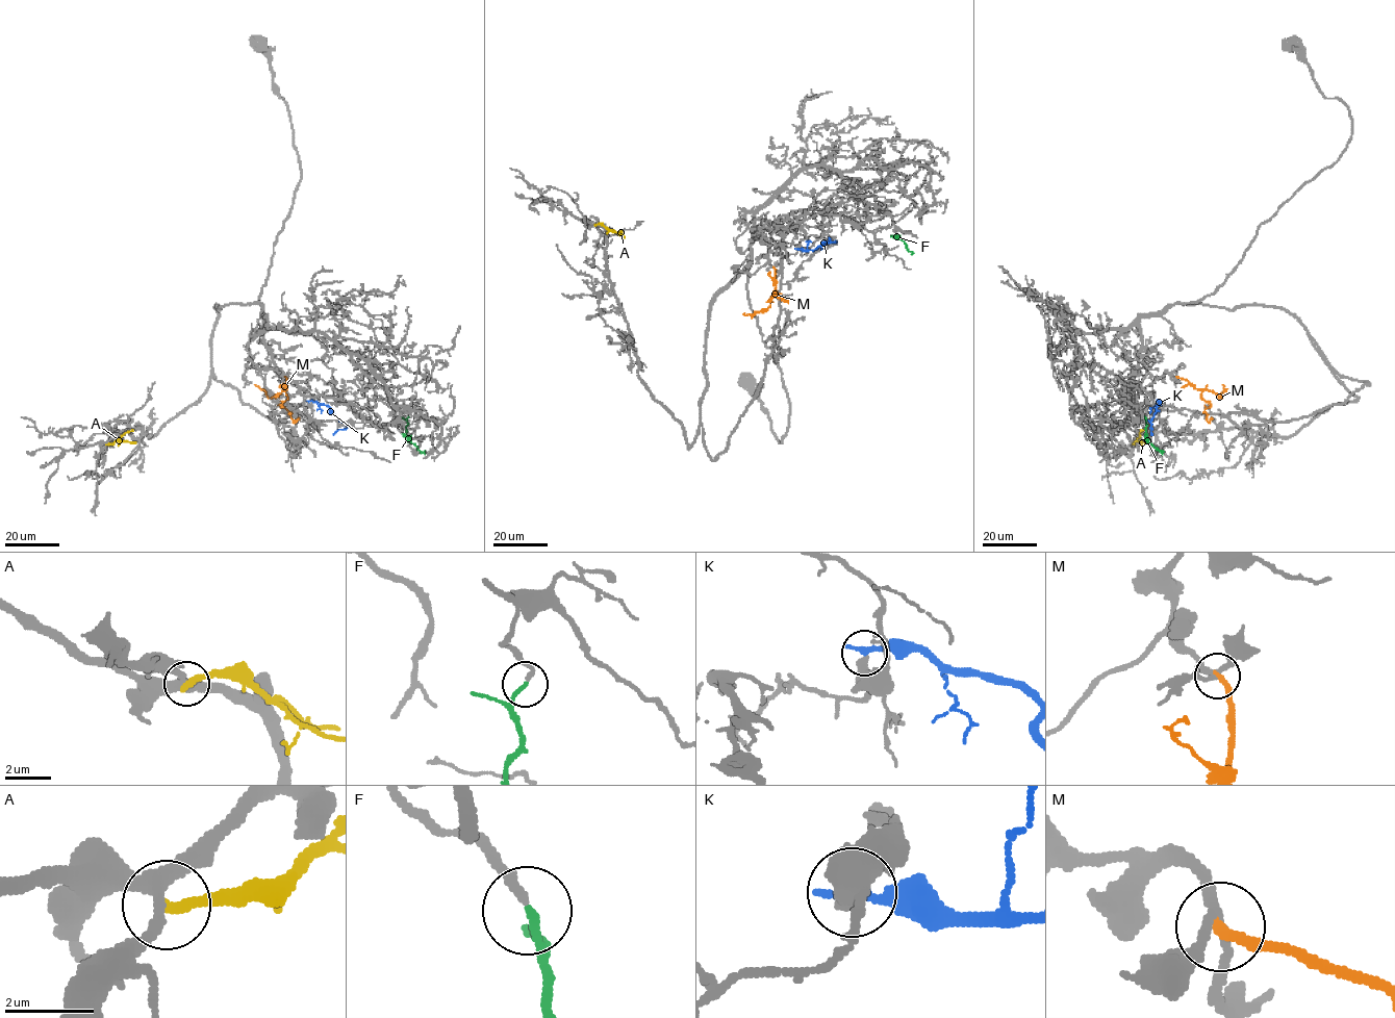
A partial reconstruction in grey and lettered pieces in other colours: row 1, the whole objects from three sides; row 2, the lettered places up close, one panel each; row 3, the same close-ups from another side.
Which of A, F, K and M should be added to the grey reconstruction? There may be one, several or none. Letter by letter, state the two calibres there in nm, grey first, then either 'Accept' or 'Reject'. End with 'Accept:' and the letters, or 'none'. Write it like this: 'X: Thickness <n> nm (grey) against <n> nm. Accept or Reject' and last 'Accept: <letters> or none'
A: Thickness 320 nm (grey) against 320 nm. Reject
F: Thickness 190 nm (grey) against 170 nm. Accept
K: Thickness 480 nm (grey) against 320 nm. Reject
M: Thickness 180 nm (grey) against 240 nm. Accept
Accept: F, M

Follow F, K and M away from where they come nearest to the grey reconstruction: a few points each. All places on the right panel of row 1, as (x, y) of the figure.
F: (1144, 416), (1145, 439), (1162, 454)
K: (1158, 402), (1150, 421), (1150, 435)
M: (1176, 377), (1201, 390), (1200, 397), (1210, 405), (1203, 411), (1206, 420), (1209, 422), (1212, 417)

